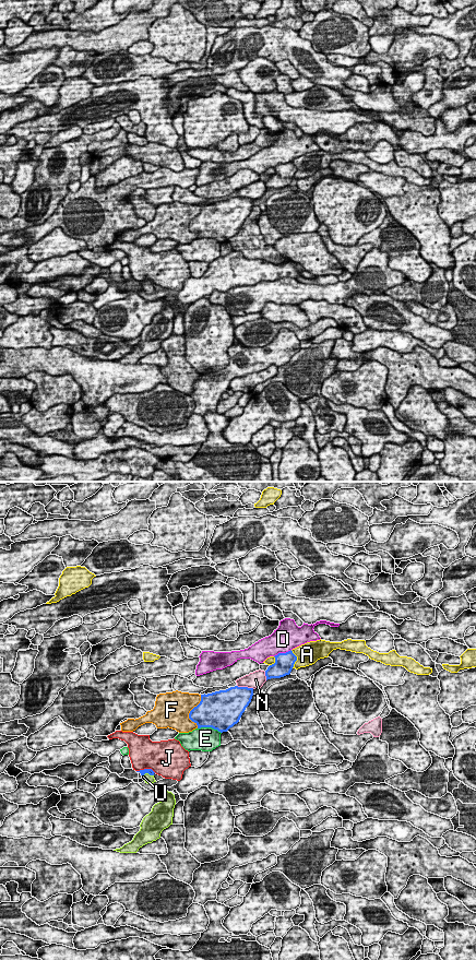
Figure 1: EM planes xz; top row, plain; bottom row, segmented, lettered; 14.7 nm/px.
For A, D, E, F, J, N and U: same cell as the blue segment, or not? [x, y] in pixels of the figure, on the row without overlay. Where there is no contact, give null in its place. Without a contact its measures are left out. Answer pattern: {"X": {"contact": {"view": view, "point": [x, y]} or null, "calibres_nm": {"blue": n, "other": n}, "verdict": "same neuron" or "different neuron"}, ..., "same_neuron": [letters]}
{"A": {"contact": {"view": "xz", "point": [296, 169]}, "calibres_nm": {"blue": 280, "other": 320}, "verdict": "different neuron"}, "D": {"contact": {"view": "xz", "point": [282, 164]}, "calibres_nm": {"blue": 280, "other": 380}, "verdict": "different neuron"}, "E": {"contact": {"view": "xz", "point": [210, 237]}, "calibres_nm": {"blue": 500, "other": 360}, "verdict": "different neuron"}, "F": {"contact": {"view": "xz", "point": [190, 222]}, "calibres_nm": {"blue": 380, "other": 480}, "verdict": "different neuron"}, "J": {"contact": {"view": "xz", "point": [146, 280]}, "calibres_nm": {"blue": 90, "other": 440}, "verdict": "different neuron"}, "N": {"contact": {"view": "xz", "point": [246, 198]}, "calibres_nm": {"blue": 400, "other": 240}, "verdict": "different neuron"}, "U": {"contact": {"view": "xz", "point": [147, 283]}, "calibres_nm": {"blue": 90, "other": 130}, "verdict": "same neuron"}, "same_neuron": ["U"]}

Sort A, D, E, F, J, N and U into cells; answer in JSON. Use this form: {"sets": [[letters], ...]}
{"sets": [["A"], ["D"], ["E"], ["F"], ["J"], ["N"], ["U"]]}

